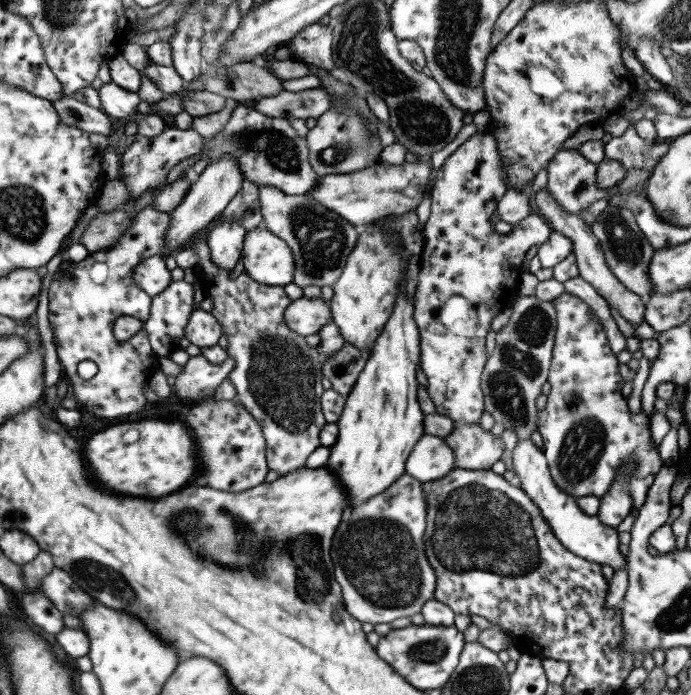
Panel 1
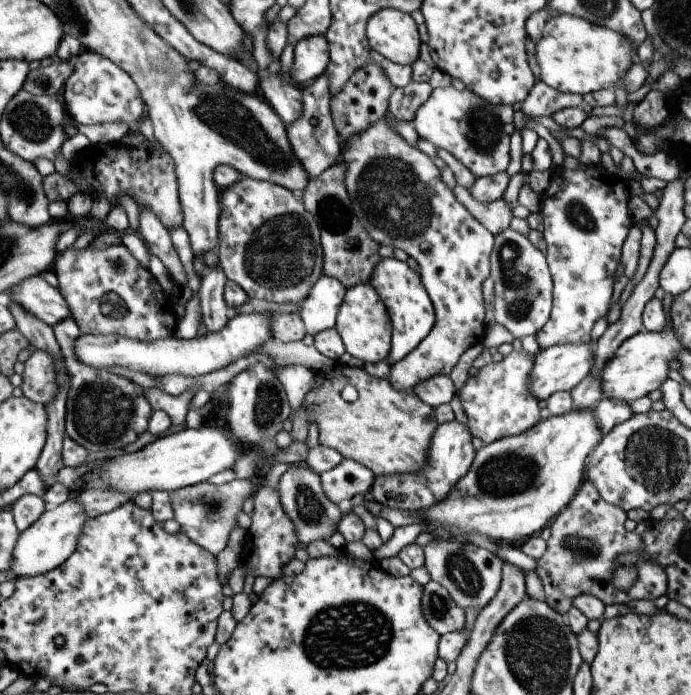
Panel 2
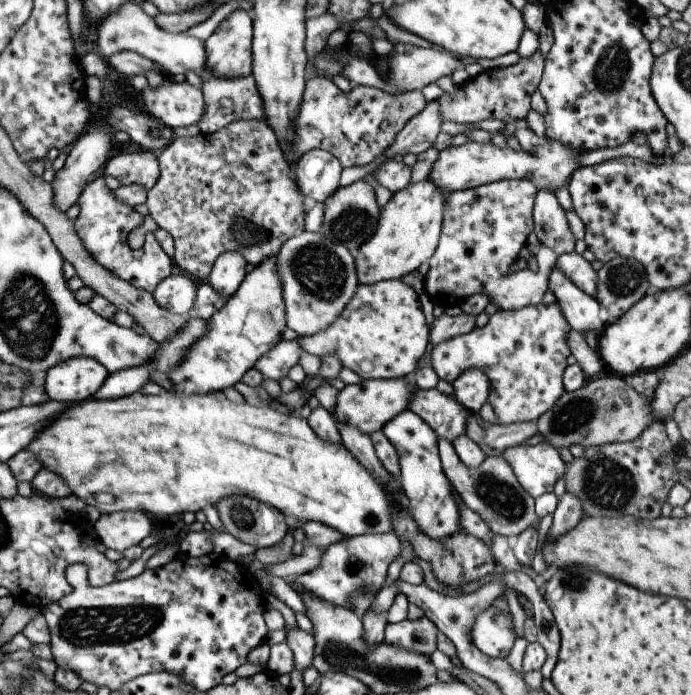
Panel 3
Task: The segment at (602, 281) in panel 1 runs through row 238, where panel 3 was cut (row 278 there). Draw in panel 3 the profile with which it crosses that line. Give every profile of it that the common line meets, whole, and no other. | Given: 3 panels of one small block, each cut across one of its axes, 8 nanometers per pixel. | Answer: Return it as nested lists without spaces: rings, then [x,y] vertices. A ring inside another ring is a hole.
[[[574,251],[557,257],[556,265],[582,292],[596,298],[597,272],[591,262]]]

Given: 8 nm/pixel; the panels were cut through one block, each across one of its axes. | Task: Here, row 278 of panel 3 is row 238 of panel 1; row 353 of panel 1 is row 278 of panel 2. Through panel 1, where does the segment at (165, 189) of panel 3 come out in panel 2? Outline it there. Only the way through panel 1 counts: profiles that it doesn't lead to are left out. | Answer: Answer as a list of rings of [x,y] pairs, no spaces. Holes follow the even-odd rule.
[[[243,176],[238,182],[234,182],[234,186],[216,191],[215,197],[220,202],[221,208],[220,240],[216,248],[216,258],[220,258],[220,266],[227,280],[238,284],[250,298],[301,307],[304,300],[308,298],[312,286],[323,275],[321,234],[314,217],[288,188],[250,177]]]

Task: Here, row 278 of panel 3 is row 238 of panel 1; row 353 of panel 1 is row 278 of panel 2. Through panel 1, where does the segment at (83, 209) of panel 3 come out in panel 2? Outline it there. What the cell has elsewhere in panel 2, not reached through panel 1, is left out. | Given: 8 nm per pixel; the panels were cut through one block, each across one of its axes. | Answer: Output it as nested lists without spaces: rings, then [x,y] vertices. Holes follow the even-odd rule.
[[[91,244],[82,250],[72,245],[57,254],[52,270],[58,278],[57,289],[72,312],[79,334],[117,334],[136,342],[152,342],[174,336],[179,322],[175,298],[162,290],[158,280],[123,244],[102,250]]]

